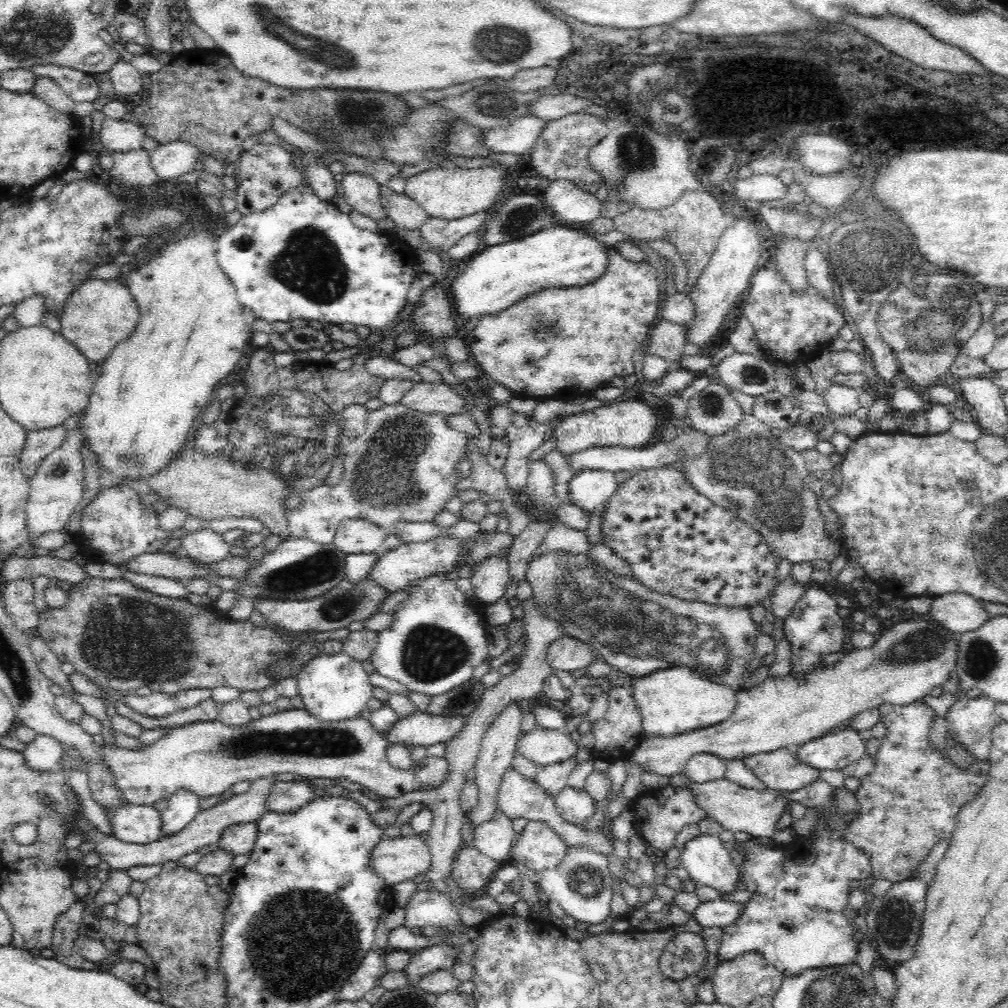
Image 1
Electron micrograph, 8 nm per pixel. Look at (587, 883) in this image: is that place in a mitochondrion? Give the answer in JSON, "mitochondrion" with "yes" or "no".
{"mitochondrion":"yes"}

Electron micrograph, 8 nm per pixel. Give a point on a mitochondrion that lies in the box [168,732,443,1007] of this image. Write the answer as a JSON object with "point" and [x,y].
{"point":[303,942]}

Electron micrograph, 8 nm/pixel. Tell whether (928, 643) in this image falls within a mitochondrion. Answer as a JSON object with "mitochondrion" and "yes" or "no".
{"mitochondrion":"yes"}

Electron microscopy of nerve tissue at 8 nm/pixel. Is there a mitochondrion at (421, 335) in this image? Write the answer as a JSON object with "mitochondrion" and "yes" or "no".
{"mitochondrion":"no"}

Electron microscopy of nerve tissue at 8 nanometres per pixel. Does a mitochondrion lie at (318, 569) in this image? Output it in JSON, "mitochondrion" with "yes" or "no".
{"mitochondrion":"yes"}

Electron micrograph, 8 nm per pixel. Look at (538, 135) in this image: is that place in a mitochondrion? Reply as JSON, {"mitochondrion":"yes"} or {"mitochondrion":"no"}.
{"mitochondrion":"no"}

